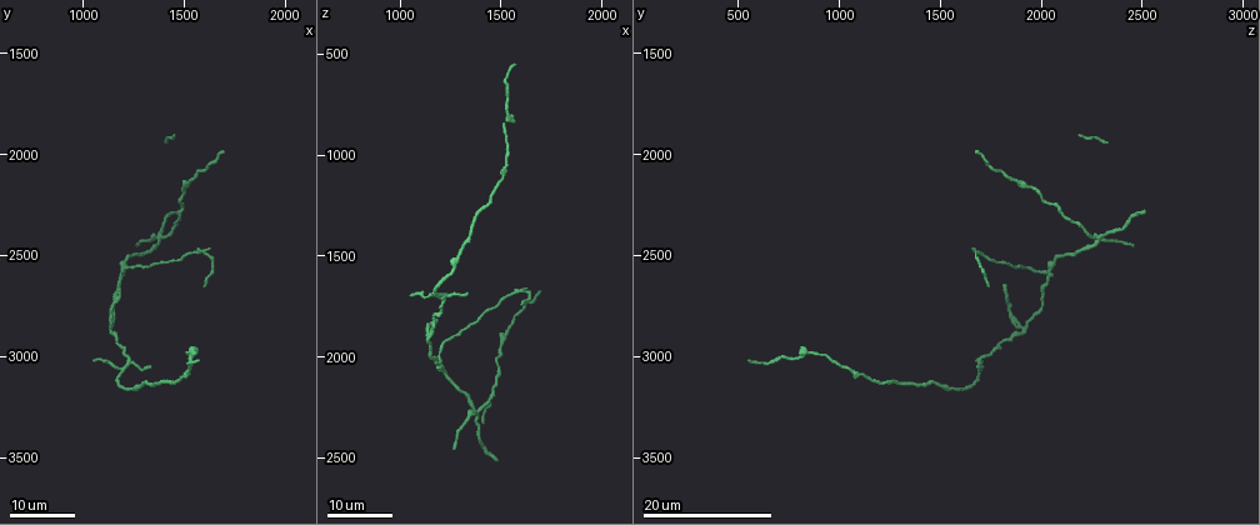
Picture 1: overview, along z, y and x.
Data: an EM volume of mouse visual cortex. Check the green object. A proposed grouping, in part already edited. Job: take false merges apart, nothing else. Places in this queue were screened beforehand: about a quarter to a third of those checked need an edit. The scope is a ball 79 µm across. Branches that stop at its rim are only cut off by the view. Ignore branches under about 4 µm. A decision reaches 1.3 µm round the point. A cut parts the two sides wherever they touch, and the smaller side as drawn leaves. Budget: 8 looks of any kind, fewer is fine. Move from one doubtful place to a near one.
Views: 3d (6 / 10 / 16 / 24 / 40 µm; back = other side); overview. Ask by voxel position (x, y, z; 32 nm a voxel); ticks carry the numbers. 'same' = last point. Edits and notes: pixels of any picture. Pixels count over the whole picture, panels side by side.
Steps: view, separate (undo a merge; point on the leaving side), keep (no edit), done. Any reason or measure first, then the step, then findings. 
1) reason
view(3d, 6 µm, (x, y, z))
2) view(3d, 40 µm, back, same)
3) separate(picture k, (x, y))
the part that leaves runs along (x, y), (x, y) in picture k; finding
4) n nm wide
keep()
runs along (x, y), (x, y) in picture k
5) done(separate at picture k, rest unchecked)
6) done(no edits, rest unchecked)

a narrow waist
view(3d, 24 µm, (1520, 2980, 850))

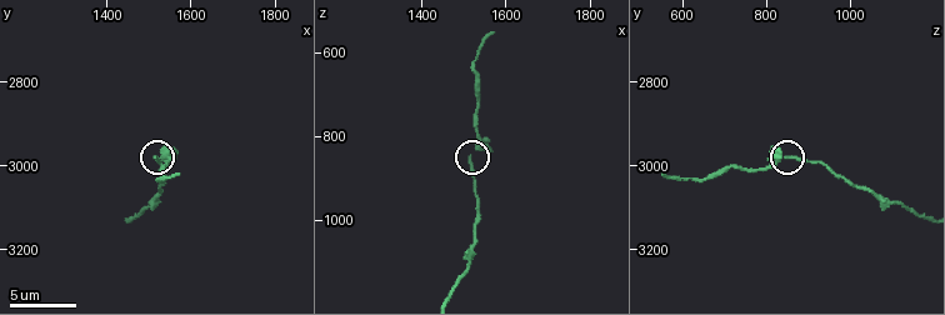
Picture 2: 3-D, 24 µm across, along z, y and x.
view(3d, 6 µm, (1510, 2985, 850))

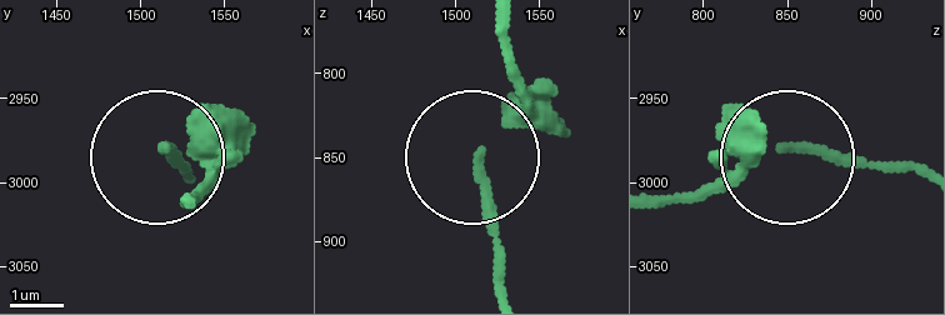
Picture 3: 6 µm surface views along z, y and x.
view(3d, 6 µm, back, (1516, 2980, 848))

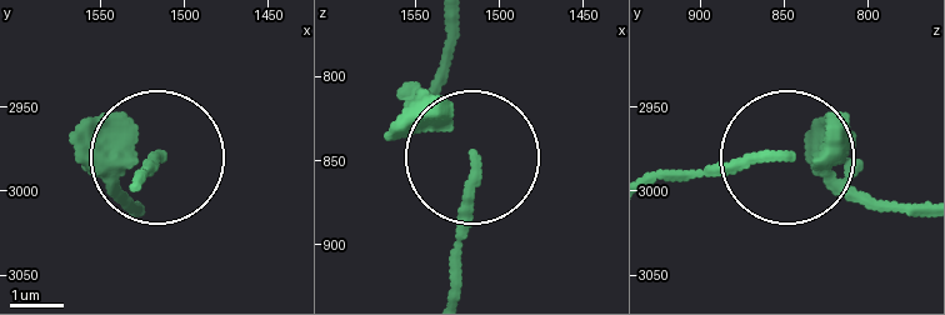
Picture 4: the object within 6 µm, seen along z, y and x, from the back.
keep()
runs along (663, 184), (798, 158), (873, 206) in picture 4; one cell here

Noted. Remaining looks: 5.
a fork
view(3d, 24 µm, (1130, 2850, 1930))

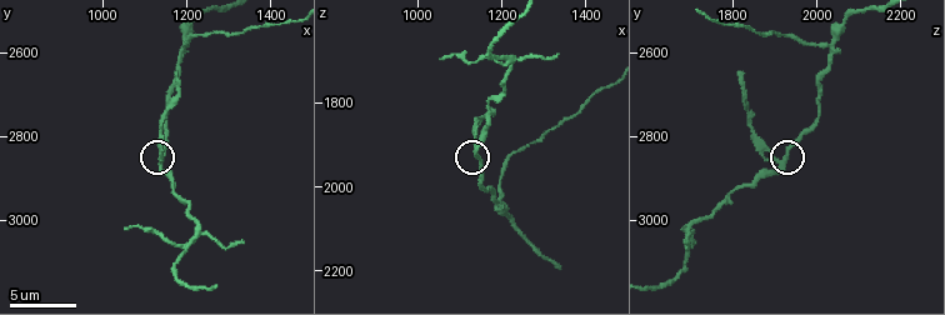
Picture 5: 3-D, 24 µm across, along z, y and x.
view(3d, 6 µm, (1140, 2865, 1915))

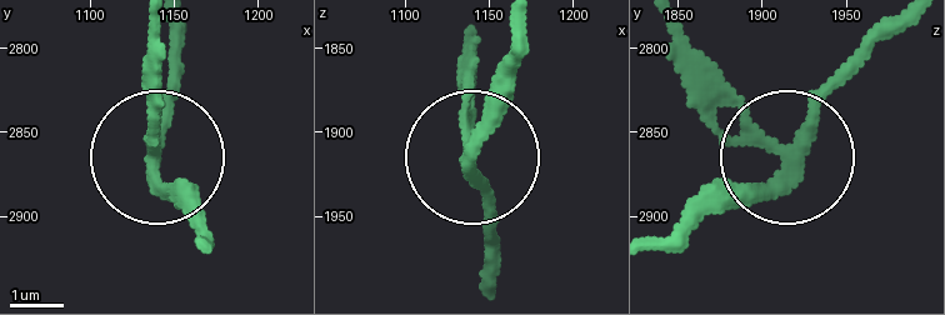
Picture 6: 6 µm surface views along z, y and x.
side arm 9 µm
separate(picture 6, (150, 91))
the part that leaves runs along (146, 144), (156, 28) in picture 6; a second cell is stuck on

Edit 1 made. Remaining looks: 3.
arms part here
view(3d, 24 µm, (1190, 3060, 1700))

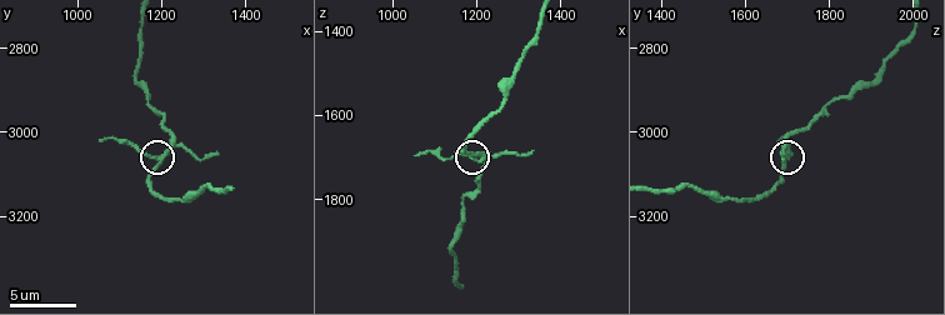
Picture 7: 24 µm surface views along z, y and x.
zoom in
view(3d, 6 µm, (1190, 3065, 1700))

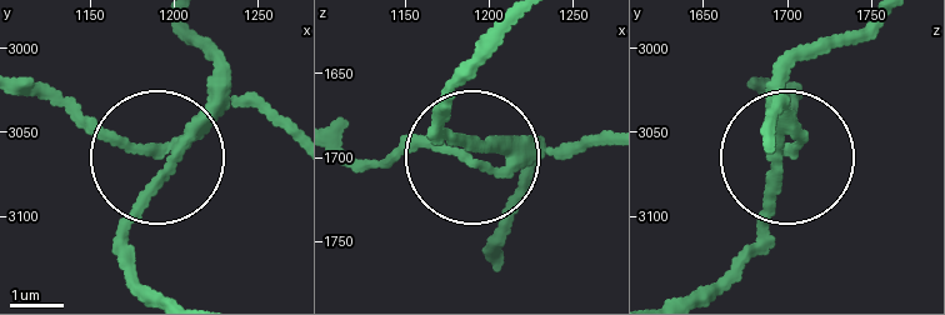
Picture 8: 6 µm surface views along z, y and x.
other side
view(3d, 6 µm, back, (1192, 3062, 1700))

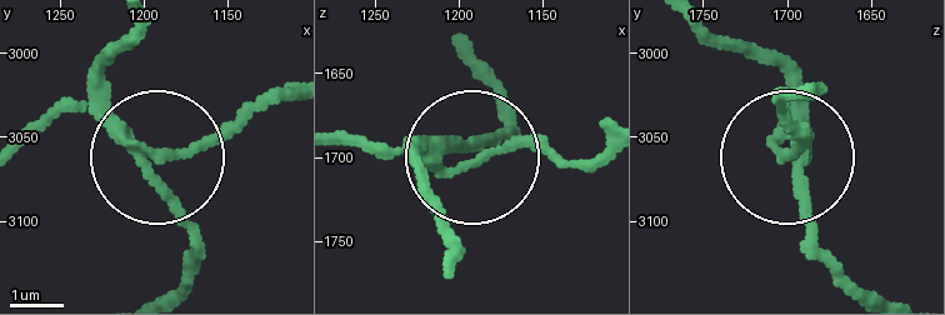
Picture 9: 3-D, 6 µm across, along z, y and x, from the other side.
180 nm wide
separate(picture 9, (29, 124))
the part that leaves runs along (111, 126), (188, 154), (281, 104) in picture 9; two cells meet here

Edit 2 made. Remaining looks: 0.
done(separate at picture 6, separate at picture 9, rest unchecked)

